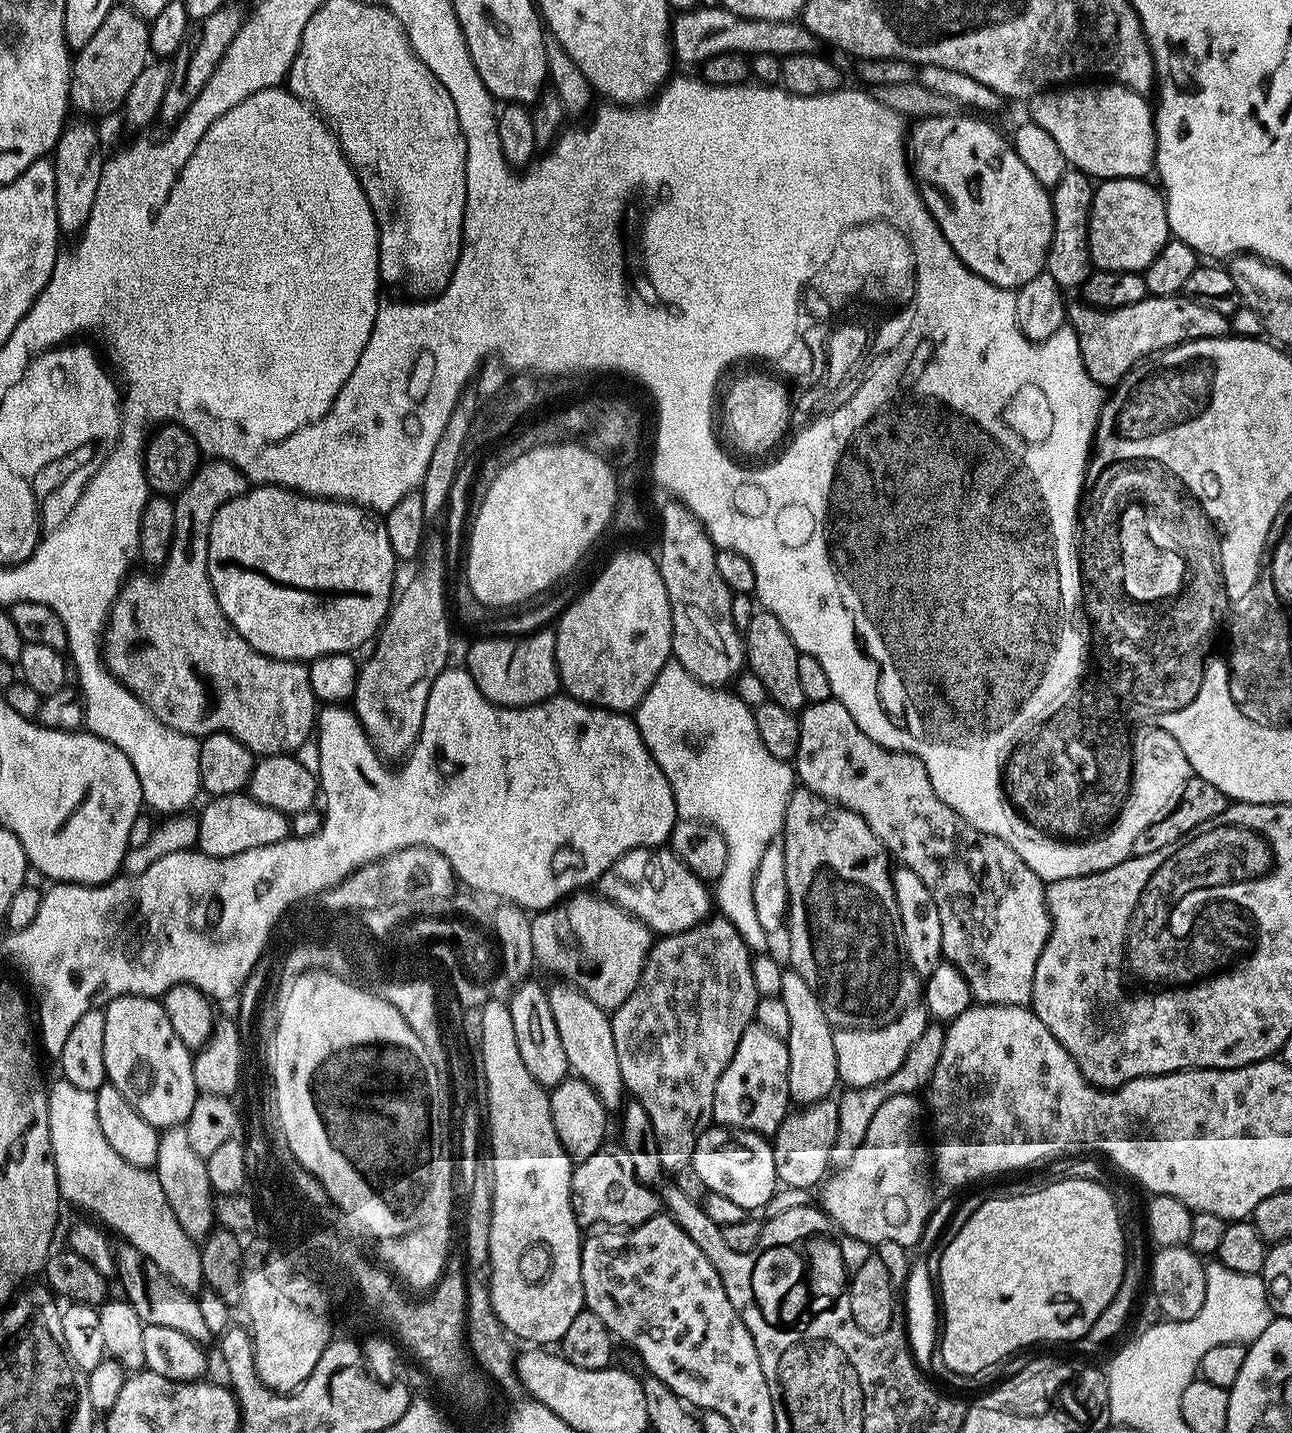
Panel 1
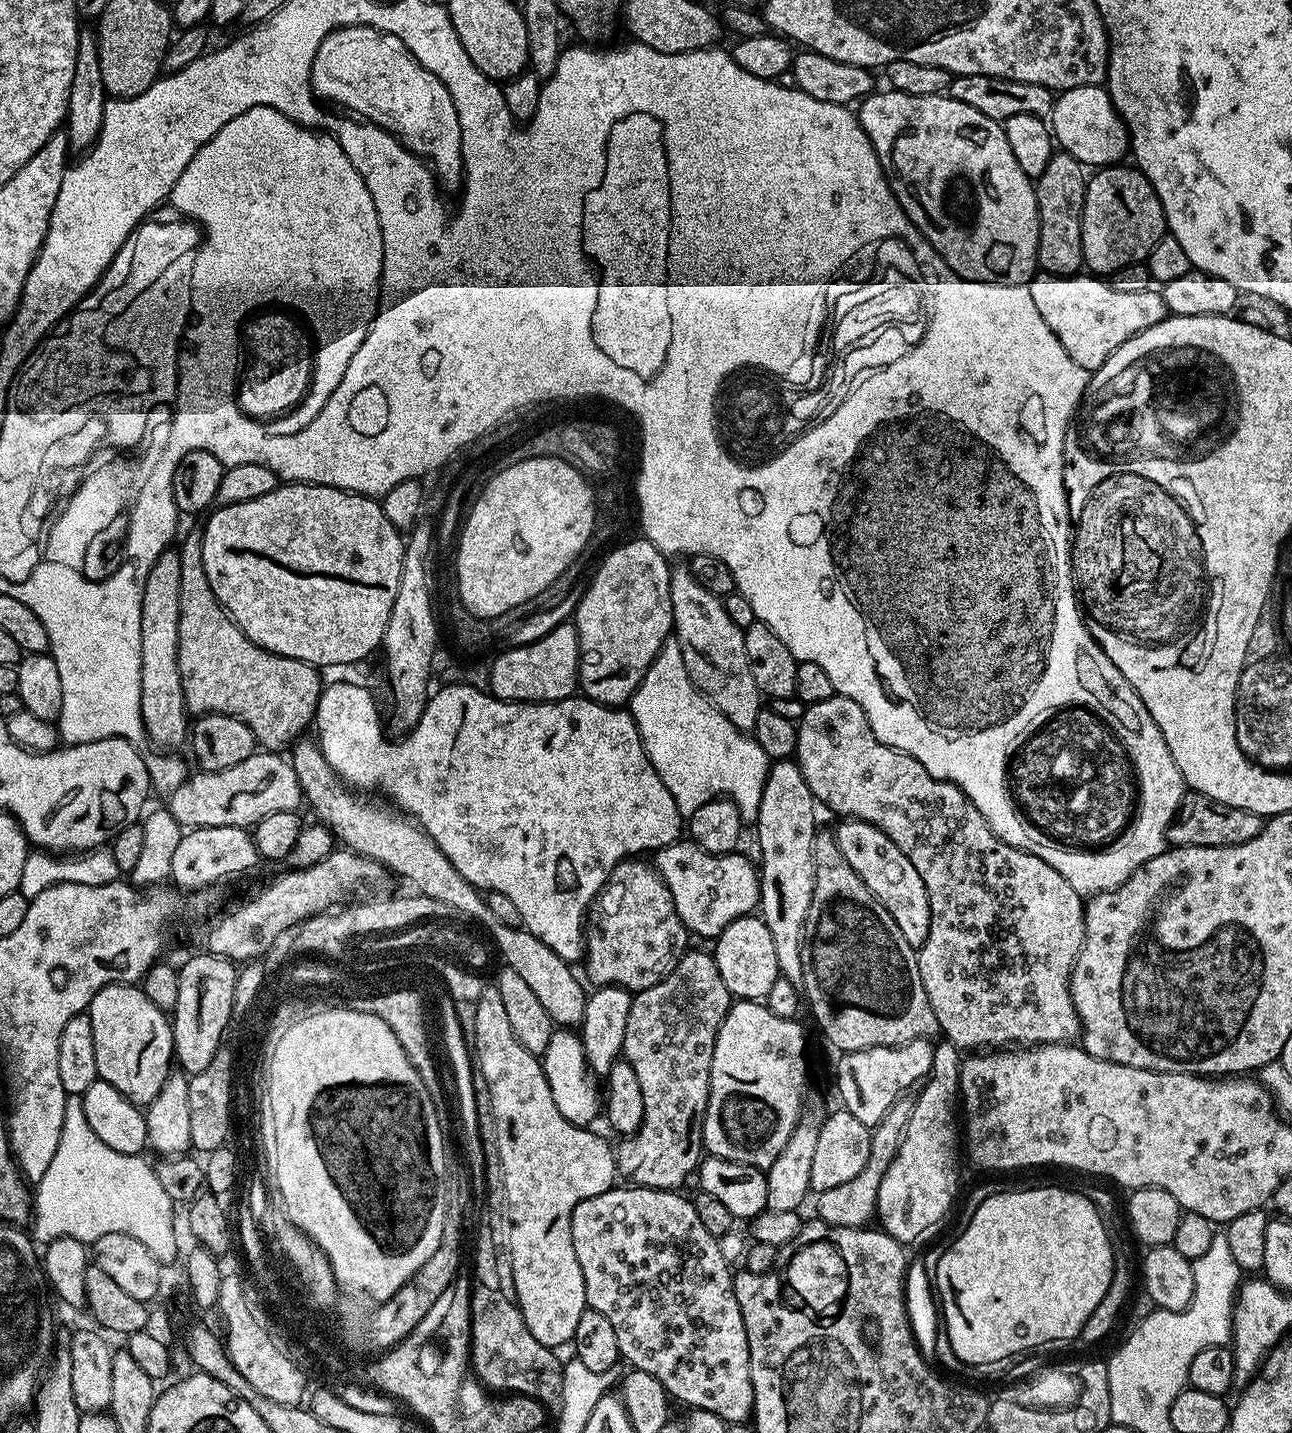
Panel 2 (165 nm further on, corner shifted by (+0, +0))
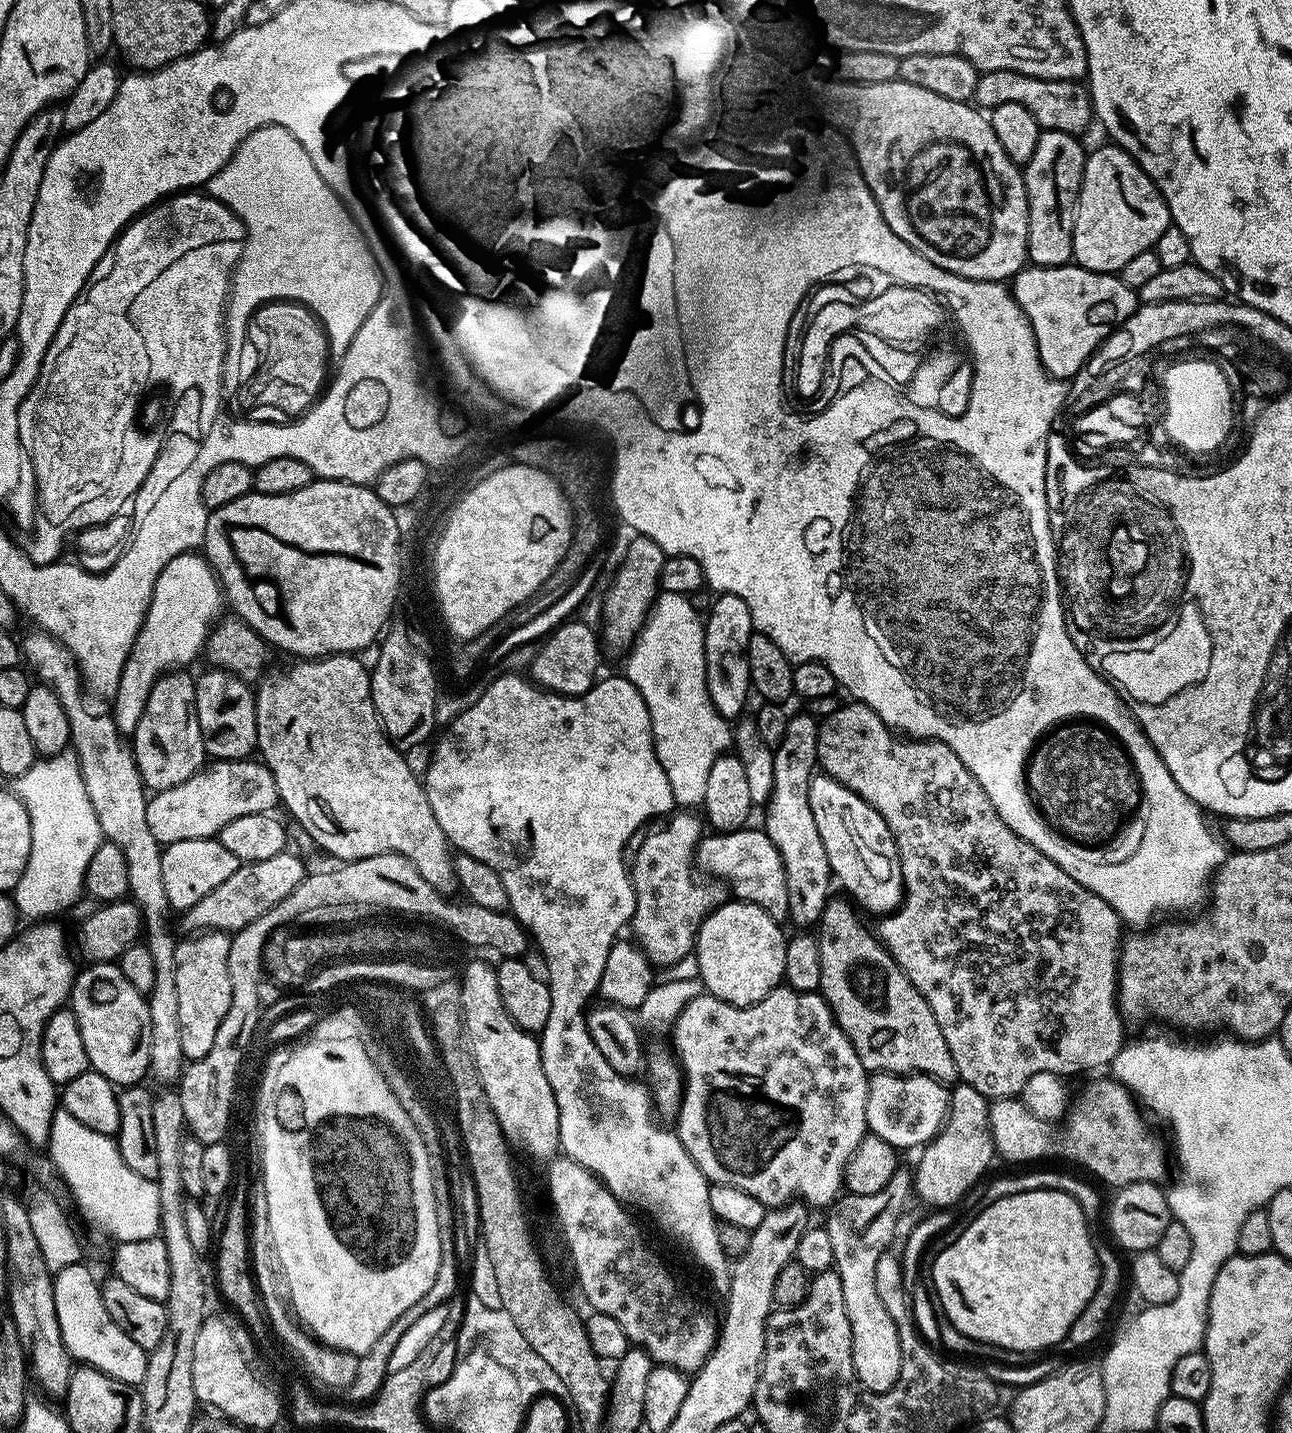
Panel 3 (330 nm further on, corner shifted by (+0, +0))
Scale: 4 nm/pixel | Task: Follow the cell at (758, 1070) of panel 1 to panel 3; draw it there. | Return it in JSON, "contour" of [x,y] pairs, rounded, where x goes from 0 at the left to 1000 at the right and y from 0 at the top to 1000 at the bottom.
{"contour":[[[604,688],[596,691],[596,694],[590,696],[590,699],[572,703],[559,699],[554,695],[544,694],[537,696],[528,705],[519,718],[519,723],[522,736],[529,747],[529,768],[526,779],[522,779],[522,789],[526,793],[528,800],[534,805],[534,808],[537,808],[537,811],[543,816],[545,821],[551,826],[571,828],[571,830],[577,830],[577,833],[587,836],[587,839],[590,839],[594,844],[605,843],[615,837],[629,844],[630,842],[638,843],[637,844],[643,844],[652,835],[652,830],[654,828],[653,817],[661,803],[664,803],[669,793],[673,792],[670,783],[670,766],[673,749],[667,744],[667,738],[664,738],[658,724],[655,724],[655,722],[648,716],[646,708],[638,696],[634,692],[618,692]]]}

